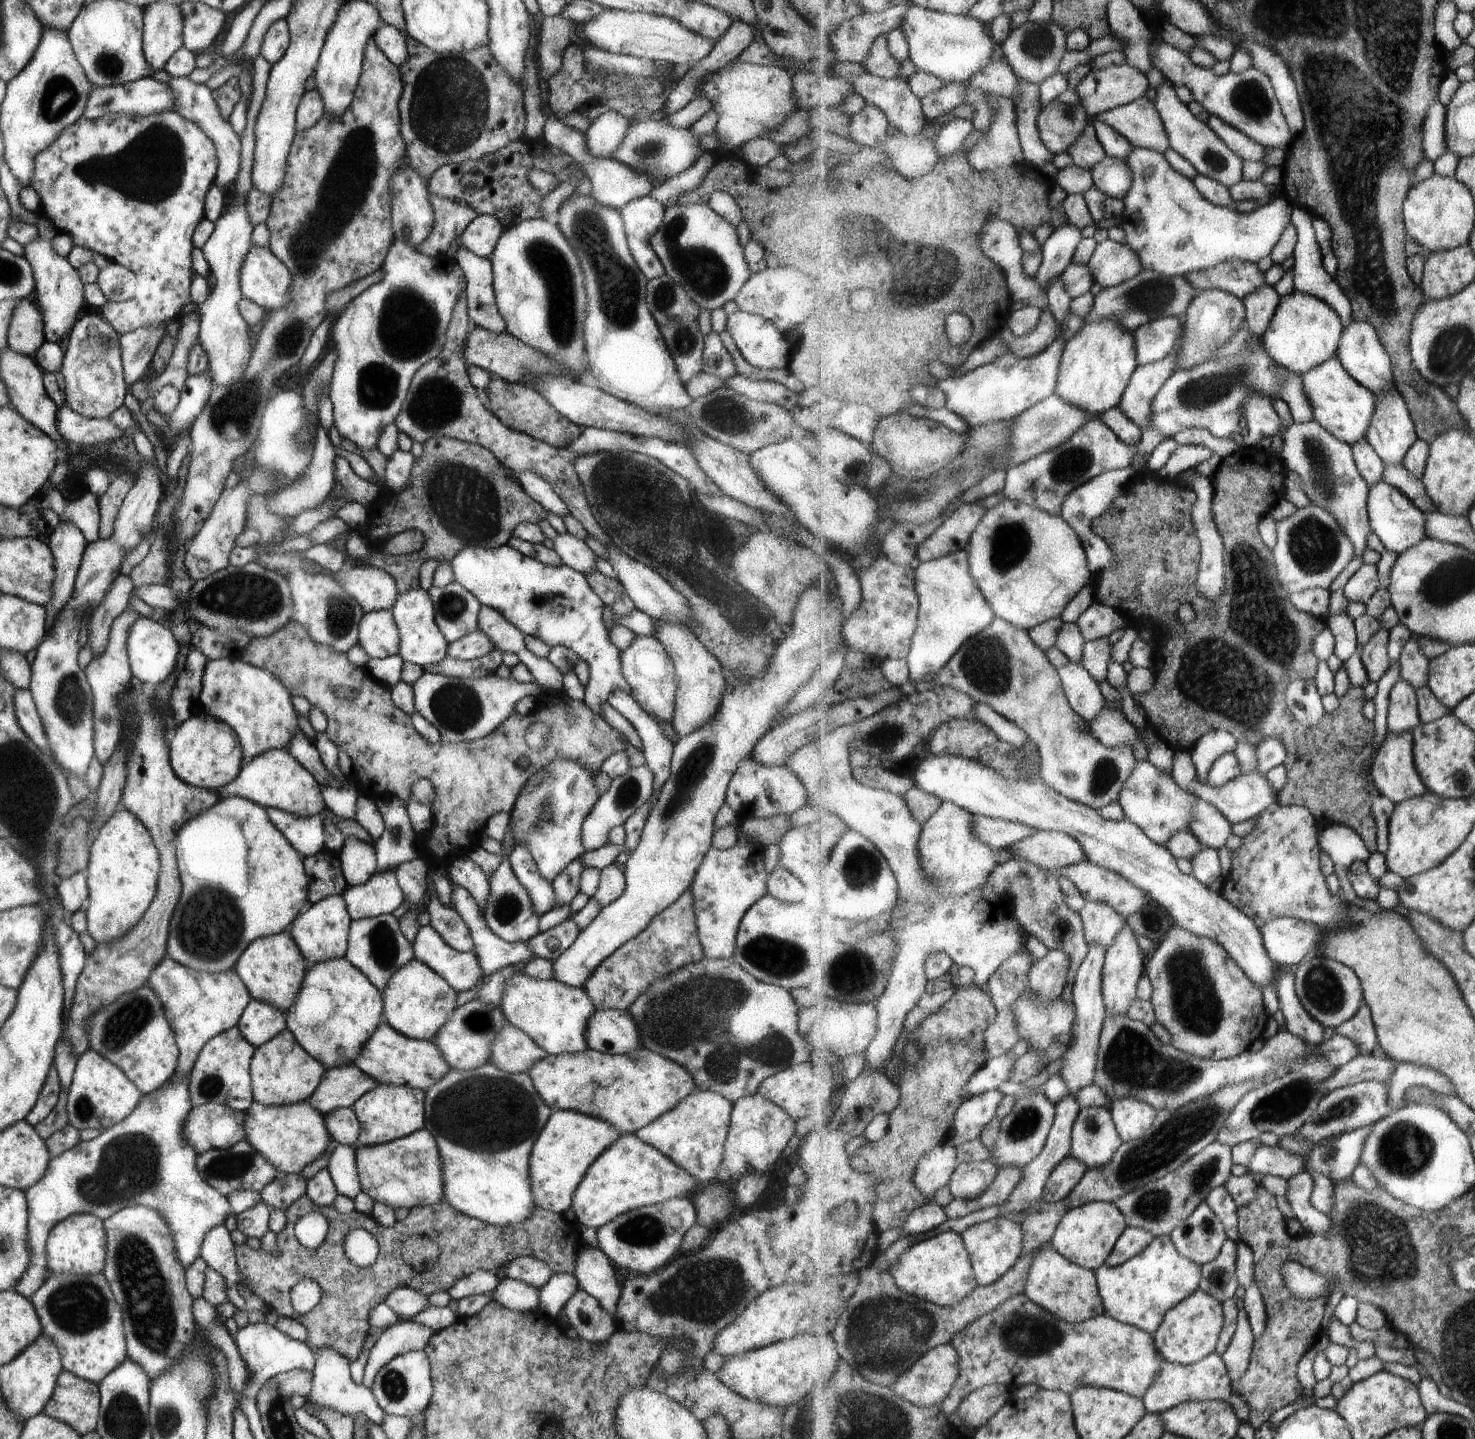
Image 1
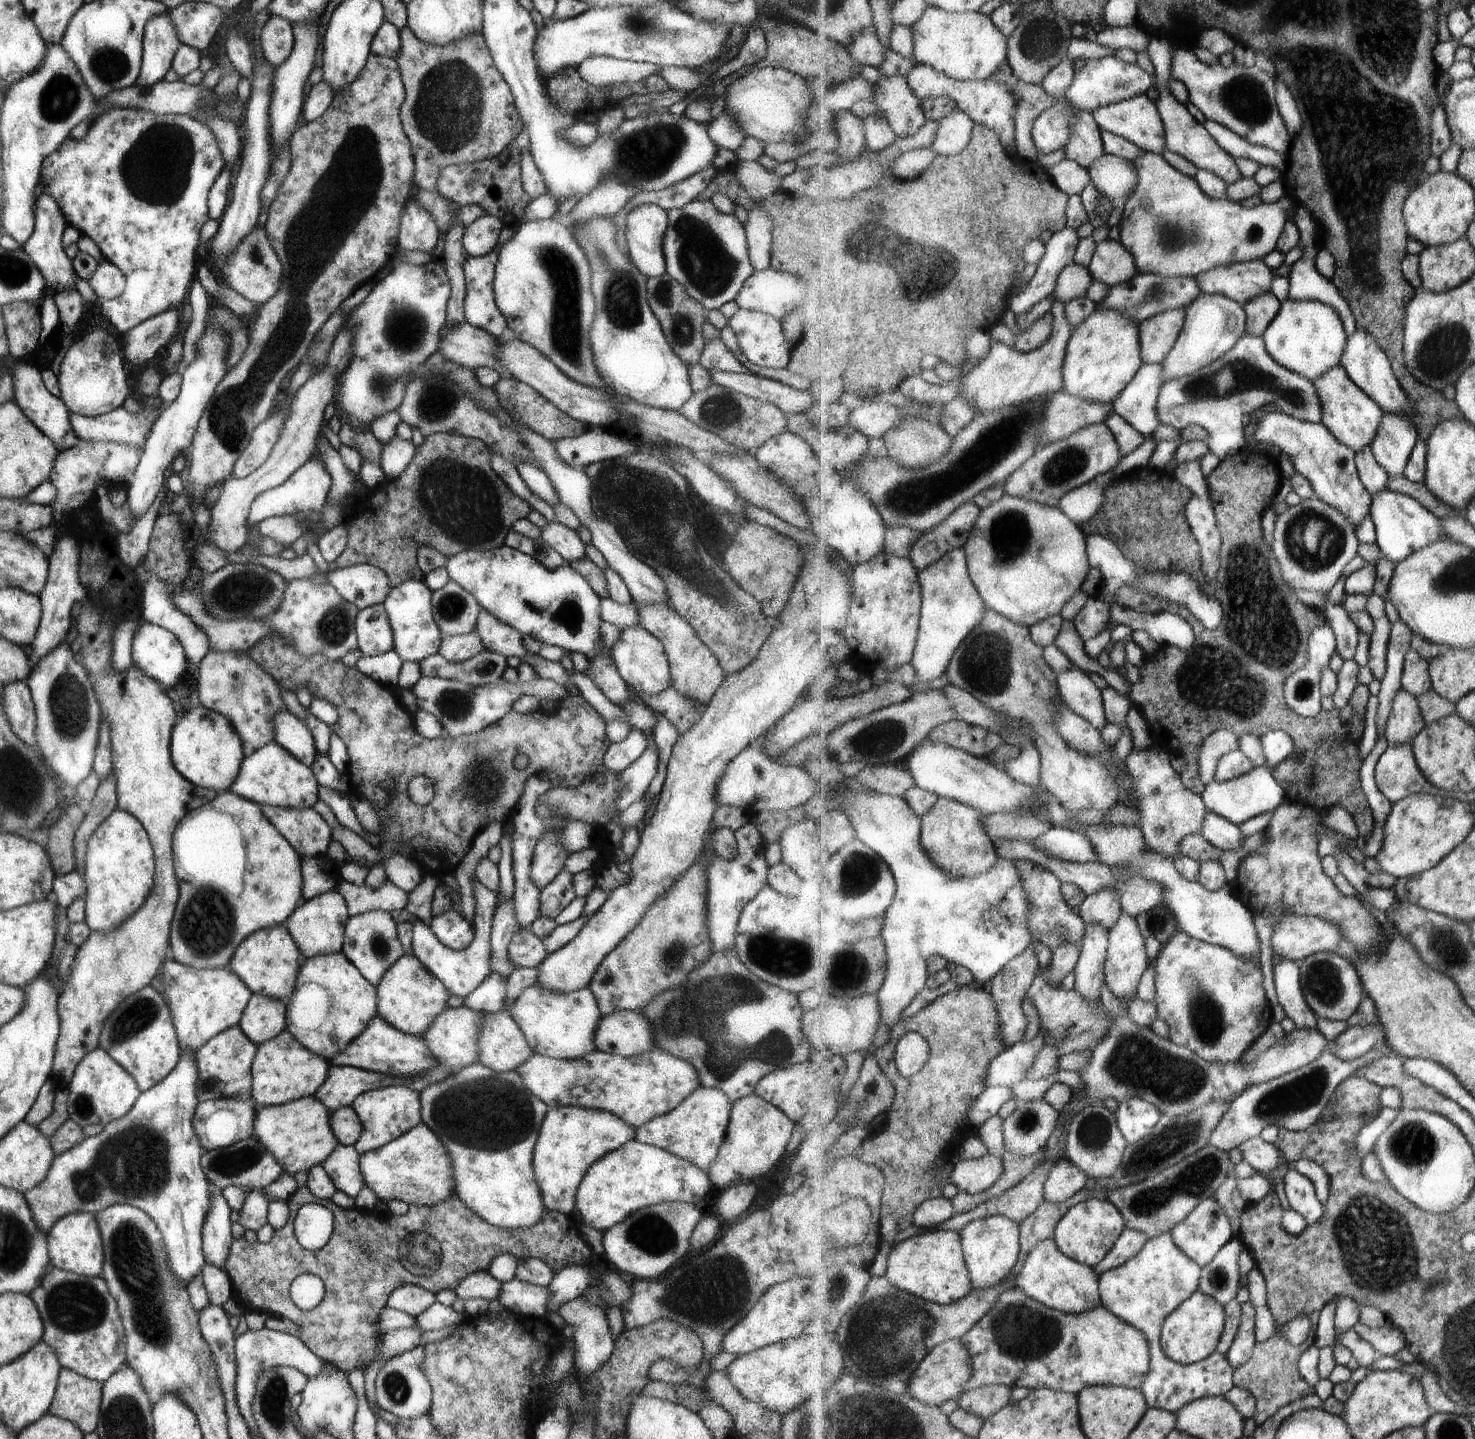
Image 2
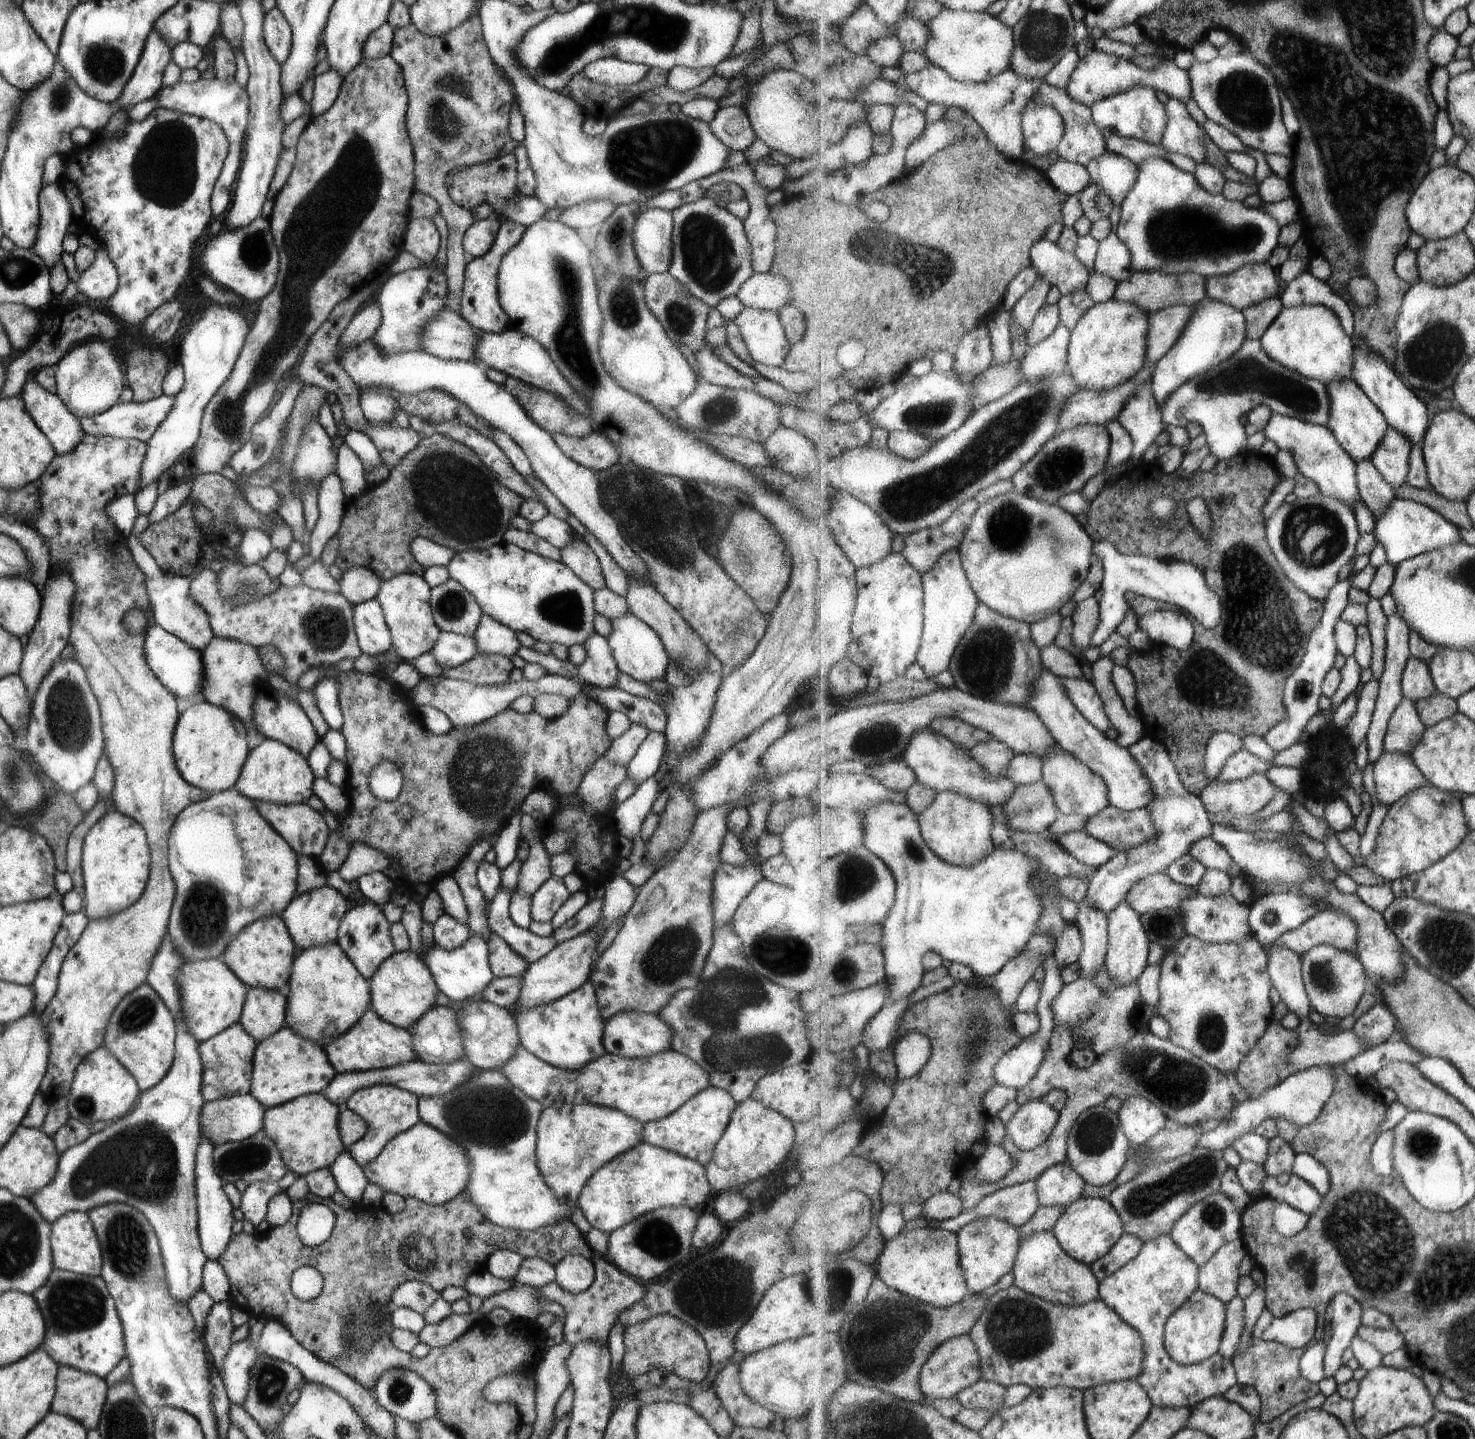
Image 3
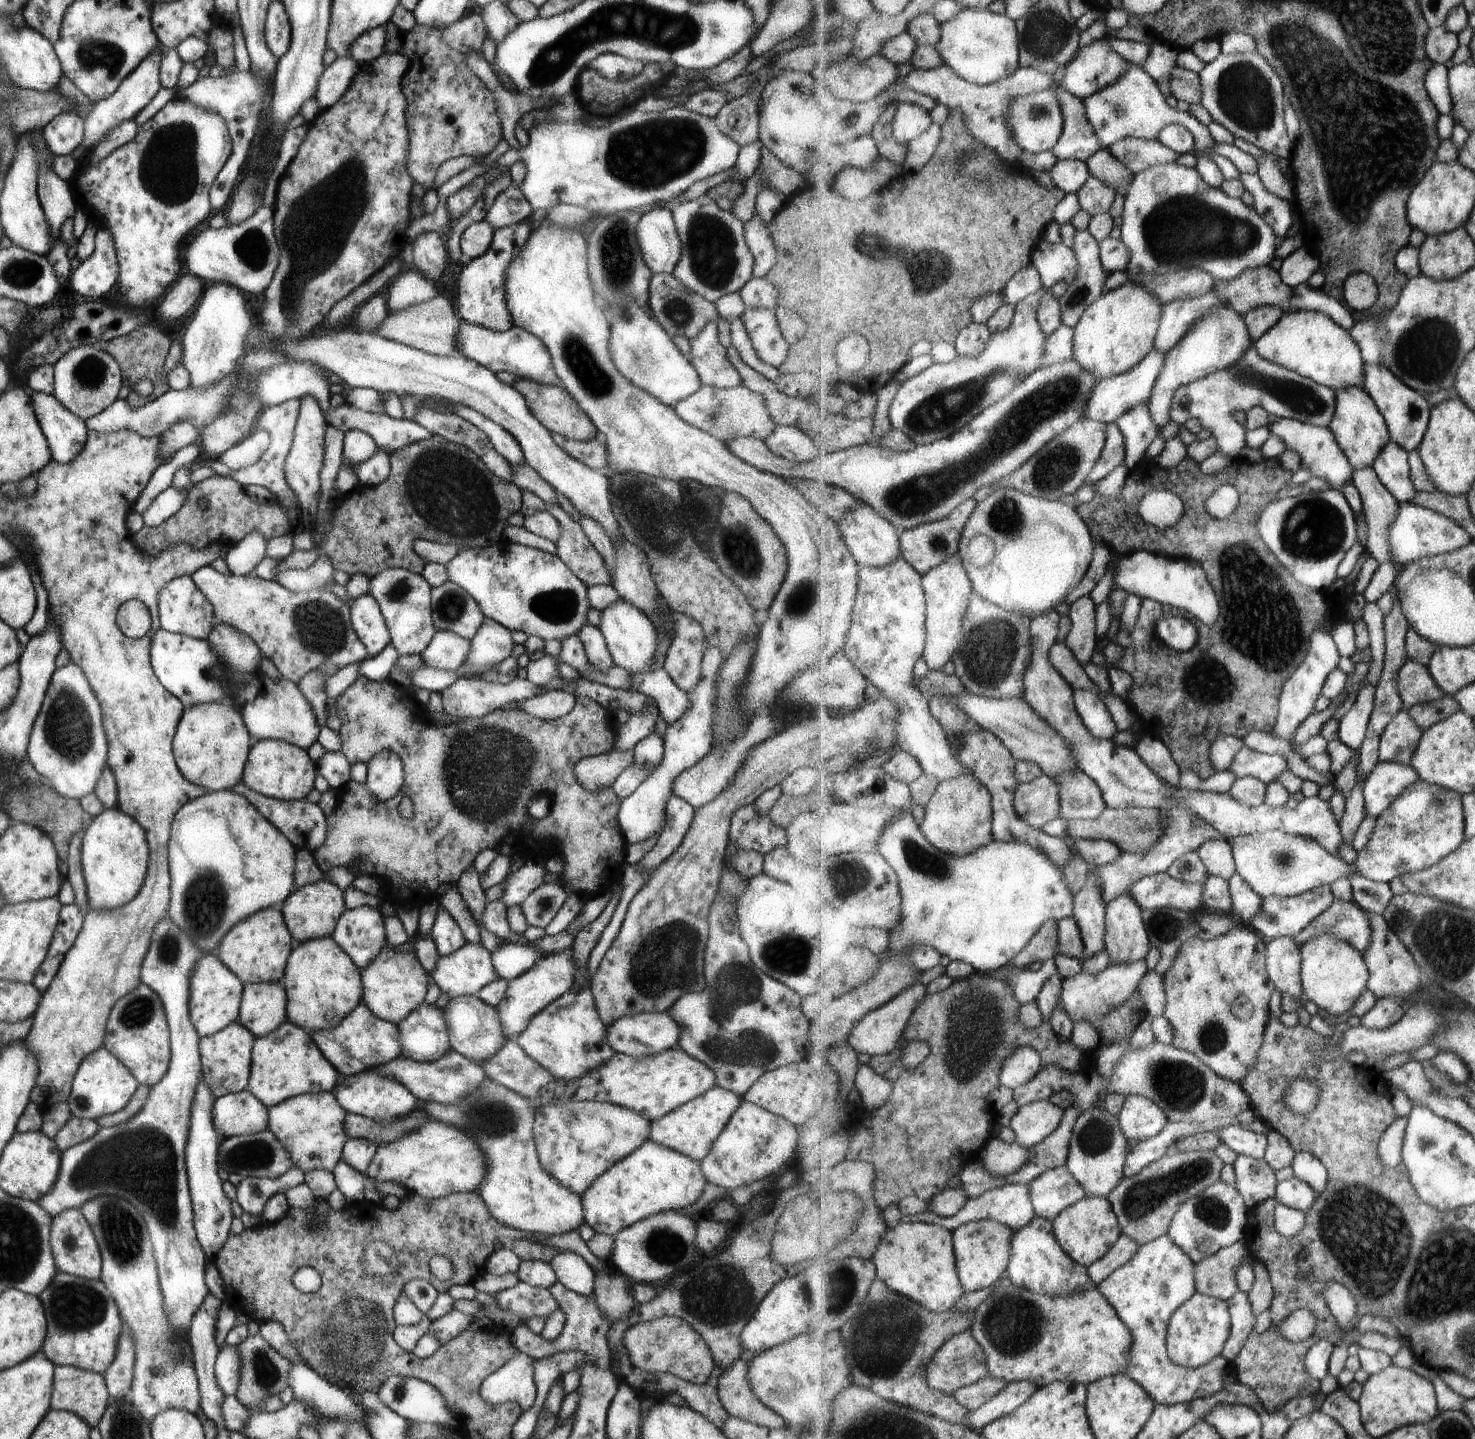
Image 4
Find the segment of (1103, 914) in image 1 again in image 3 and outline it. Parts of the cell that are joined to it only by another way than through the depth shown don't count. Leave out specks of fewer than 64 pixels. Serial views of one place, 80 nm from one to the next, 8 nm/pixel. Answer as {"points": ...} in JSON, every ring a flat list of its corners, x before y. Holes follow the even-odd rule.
{"points":[[1147,734,1140,742,1133,744,1129,750,1135,756,1135,760,1143,766,1143,772,1151,780,1155,800,1147,806,1147,809,1151,812,1151,819,1155,822,1157,834,1151,836,1145,844,1129,852,1119,851,1115,858,1103,864,1095,872,1093,880,1090,881,1086,902,1091,904,1091,908,1103,910,1103,914,1107,914,1107,917,1123,900,1127,899,1129,892,1139,880,1153,874,1166,873,1173,862,1190,852,1191,844,1213,836,1212,820,1205,810,1202,799,1200,796,1189,793,1183,785,1165,744,1154,740]]}

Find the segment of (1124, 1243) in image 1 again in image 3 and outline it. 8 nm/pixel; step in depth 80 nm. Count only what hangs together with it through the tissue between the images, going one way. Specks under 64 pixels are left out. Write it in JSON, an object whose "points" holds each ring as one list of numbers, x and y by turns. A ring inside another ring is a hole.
{"points":[[1125,1234,1118,1244,1102,1260,1095,1262,1090,1268,1099,1282,1105,1280,1130,1264,1141,1252,1143,1243,1131,1234]]}

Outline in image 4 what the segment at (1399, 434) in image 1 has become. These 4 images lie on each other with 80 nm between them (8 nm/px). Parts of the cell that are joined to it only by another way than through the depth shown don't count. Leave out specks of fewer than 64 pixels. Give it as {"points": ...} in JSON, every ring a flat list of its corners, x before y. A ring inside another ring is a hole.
{"points":[[1391,441,1372,468,1400,504,1414,503,1417,490,1411,480,1412,471,1408,452]]}

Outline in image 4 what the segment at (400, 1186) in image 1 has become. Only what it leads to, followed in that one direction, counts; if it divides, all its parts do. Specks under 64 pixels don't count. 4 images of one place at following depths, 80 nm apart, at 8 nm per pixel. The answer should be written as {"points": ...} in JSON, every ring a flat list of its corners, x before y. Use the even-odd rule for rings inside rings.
{"points":[[429,1119,415,1132,378,1146,363,1175,378,1182,399,1182,408,1192,425,1198,441,1198,453,1192,476,1192,485,1176,485,1154,461,1128]]}

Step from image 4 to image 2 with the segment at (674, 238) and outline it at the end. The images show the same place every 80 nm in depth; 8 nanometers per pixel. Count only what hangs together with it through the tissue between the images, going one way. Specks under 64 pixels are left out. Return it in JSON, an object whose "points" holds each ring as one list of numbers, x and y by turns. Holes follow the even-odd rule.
{"points":[[653,204,635,206,625,216,625,240,630,262,646,278,666,273,661,250,667,211]]}

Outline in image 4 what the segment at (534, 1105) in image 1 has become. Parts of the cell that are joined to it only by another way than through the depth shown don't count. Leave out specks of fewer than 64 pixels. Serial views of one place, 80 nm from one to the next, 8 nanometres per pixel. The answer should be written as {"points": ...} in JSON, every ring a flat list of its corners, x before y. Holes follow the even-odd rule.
{"points":[[484,1078,475,1092,459,1098,455,1104,419,1101,419,1106,429,1119,461,1128,479,1144,485,1154,485,1176,476,1192,496,1222,543,1235,561,1235,583,1224,581,1196,559,1186,539,1163,532,1134,536,1112,527,1097]]}

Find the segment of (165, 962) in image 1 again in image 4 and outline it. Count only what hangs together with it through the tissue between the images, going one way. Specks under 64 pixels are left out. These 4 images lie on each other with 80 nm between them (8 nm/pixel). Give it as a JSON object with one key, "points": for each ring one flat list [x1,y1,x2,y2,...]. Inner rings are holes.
{"points":[[213,953,203,955,193,966,189,978,189,1021,193,1024,199,1038,210,1036,236,1022,243,983,228,970]]}

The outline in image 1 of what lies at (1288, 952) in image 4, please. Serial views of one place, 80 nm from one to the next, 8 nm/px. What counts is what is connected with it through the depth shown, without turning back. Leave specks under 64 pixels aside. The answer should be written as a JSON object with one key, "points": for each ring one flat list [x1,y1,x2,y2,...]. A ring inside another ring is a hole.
{"points":[[1295,973,1280,974,1276,980,1275,992,1279,998,1279,1010,1286,1018,1287,1030,1311,1047,1318,1048,1325,1040,1325,1027,1303,1006,1296,992]]}

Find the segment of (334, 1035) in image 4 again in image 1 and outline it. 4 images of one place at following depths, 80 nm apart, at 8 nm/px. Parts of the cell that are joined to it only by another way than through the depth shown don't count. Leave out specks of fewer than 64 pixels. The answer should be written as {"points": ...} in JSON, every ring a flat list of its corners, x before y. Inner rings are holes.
{"points":[[383,1020,377,1025,359,1054,352,1060,361,1072,374,1081,386,1085,407,1085,414,1089,427,1090,451,1069,433,1041,415,1040,395,1032]]}

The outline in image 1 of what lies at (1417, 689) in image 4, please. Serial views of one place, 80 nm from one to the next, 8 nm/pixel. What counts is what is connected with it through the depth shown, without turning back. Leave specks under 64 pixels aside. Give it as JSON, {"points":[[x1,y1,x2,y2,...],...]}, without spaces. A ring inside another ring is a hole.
{"points":[[1415,633,1412,634,1412,637,1404,646,1399,663,1401,679,1406,680,1415,690,1428,686,1431,659,1423,654,1418,635]]}

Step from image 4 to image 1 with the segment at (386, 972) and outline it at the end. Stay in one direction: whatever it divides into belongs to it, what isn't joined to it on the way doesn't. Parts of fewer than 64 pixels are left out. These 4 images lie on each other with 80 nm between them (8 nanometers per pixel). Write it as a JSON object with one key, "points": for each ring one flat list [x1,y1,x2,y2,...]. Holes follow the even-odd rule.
{"points":[[413,958,389,977,381,992,383,1022,407,1038,431,1041,456,1007,457,993,436,972]]}

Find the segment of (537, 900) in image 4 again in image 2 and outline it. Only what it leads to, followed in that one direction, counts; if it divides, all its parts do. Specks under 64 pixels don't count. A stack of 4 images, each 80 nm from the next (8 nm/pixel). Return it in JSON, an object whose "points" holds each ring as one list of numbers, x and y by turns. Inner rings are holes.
{"points":[[561,869,553,880,541,889,539,915,554,919,575,896,572,874]]}

